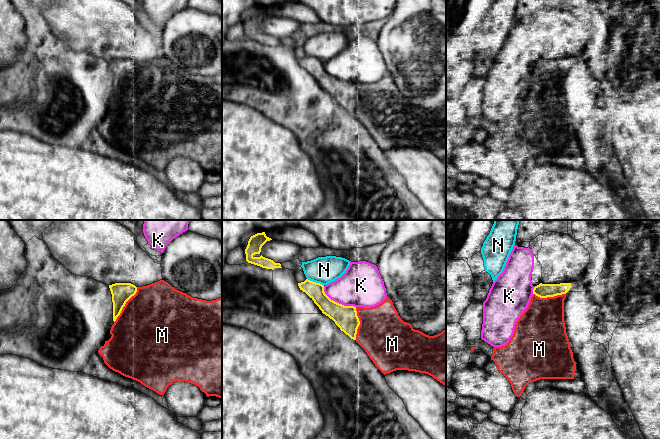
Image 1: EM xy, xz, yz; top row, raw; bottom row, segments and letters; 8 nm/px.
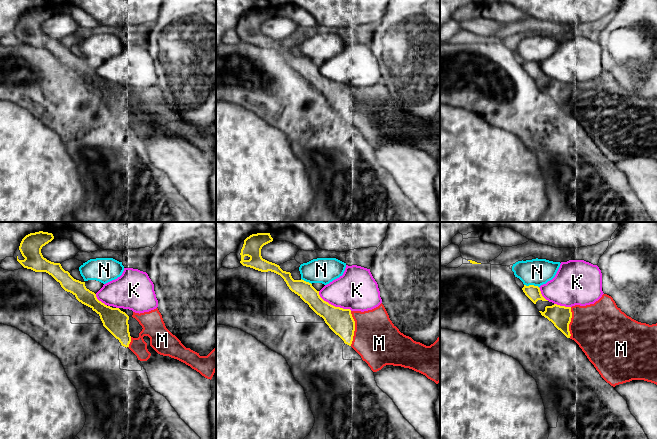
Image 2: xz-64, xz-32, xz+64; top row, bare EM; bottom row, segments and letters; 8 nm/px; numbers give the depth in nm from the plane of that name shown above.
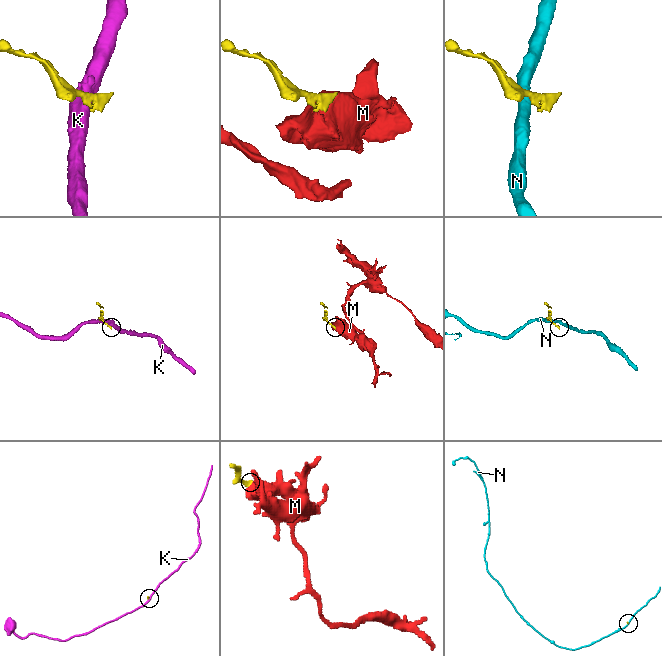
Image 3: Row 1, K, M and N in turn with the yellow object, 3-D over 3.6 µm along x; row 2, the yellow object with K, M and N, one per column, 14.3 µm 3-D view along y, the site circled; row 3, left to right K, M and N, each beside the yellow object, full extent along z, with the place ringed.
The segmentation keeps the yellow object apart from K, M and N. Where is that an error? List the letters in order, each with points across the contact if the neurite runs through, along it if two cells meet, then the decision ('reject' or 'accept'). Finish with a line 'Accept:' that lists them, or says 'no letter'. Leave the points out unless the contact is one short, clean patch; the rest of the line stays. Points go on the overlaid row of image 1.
K: border along xz (323, 286), (323, 291), (331, 299), (355, 307); reject
M: accept
N: border along xz (307, 278), (323, 285); reject
Accept: M

